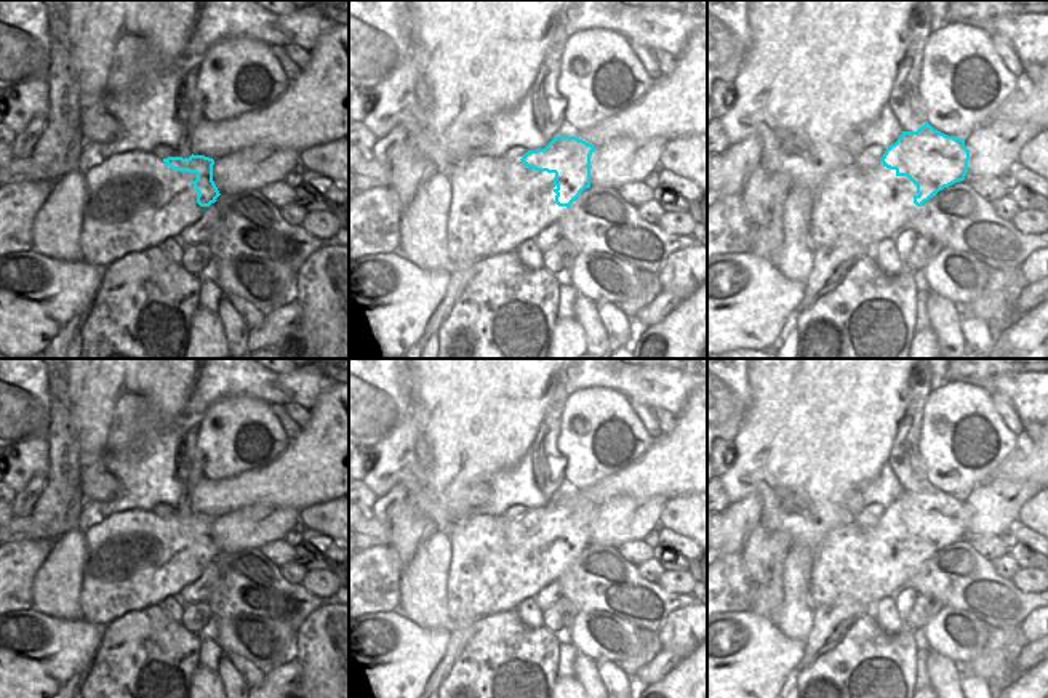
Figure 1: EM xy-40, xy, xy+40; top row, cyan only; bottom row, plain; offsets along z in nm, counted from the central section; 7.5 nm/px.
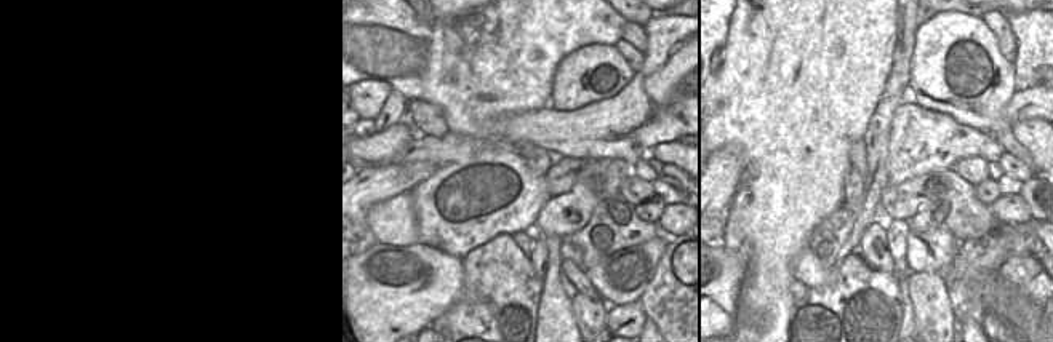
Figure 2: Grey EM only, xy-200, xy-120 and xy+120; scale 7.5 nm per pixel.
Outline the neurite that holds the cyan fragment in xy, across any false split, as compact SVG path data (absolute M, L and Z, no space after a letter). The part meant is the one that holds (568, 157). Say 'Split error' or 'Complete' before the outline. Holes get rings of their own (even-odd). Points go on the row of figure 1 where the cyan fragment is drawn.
Complete. M555 136L544 149L528 150L520 160L531 170L554 173L555 203L570 208L590 187L590 155L595 149L576 136Z

